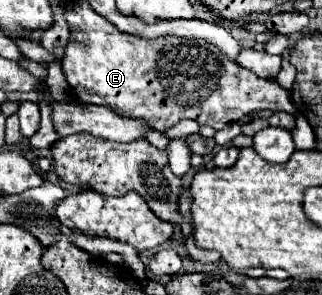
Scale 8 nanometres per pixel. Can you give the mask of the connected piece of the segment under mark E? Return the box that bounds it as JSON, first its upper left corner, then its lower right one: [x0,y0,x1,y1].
[64,19,296,133]

